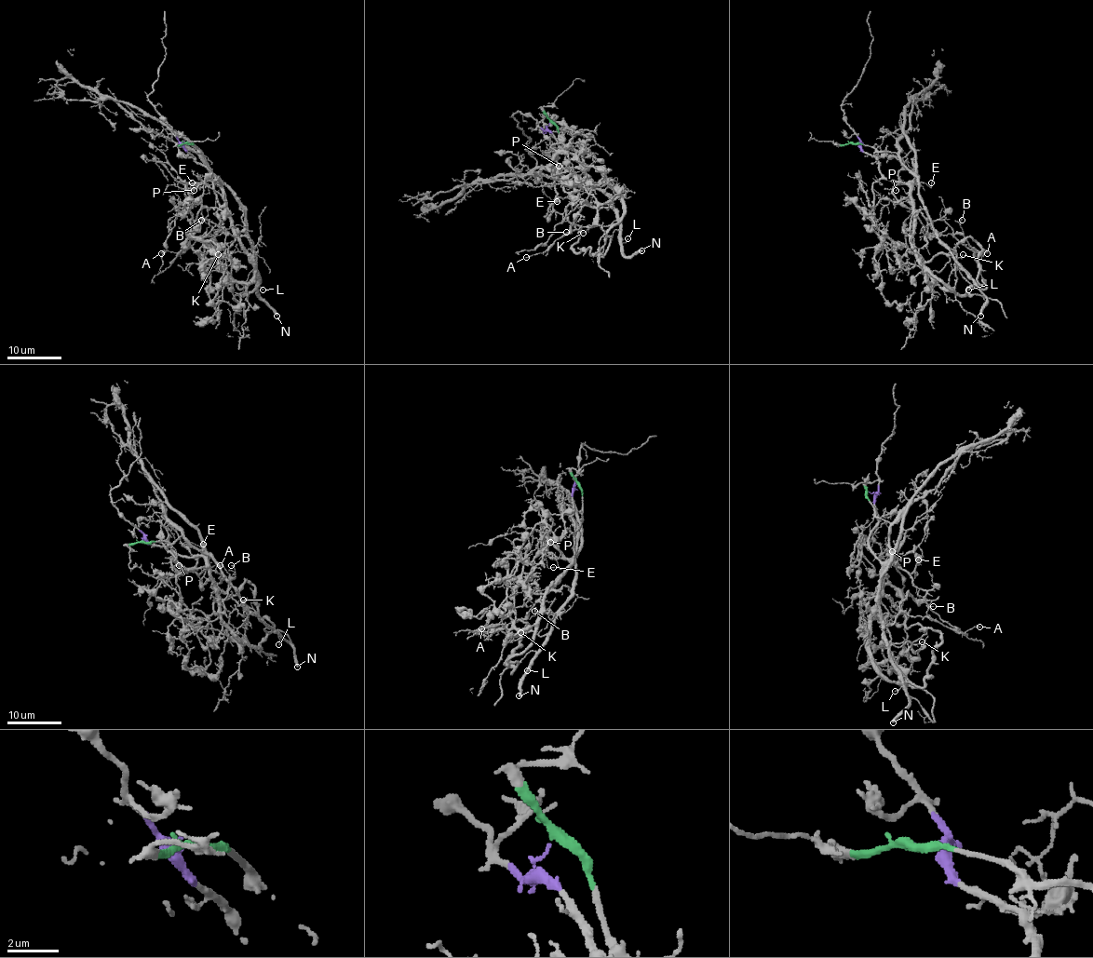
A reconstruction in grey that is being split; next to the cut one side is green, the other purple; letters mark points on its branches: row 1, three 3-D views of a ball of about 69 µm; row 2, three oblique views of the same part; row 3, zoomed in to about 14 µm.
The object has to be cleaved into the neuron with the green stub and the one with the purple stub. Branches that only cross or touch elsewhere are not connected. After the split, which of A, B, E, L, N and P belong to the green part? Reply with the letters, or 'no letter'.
A, B, E, L, N

